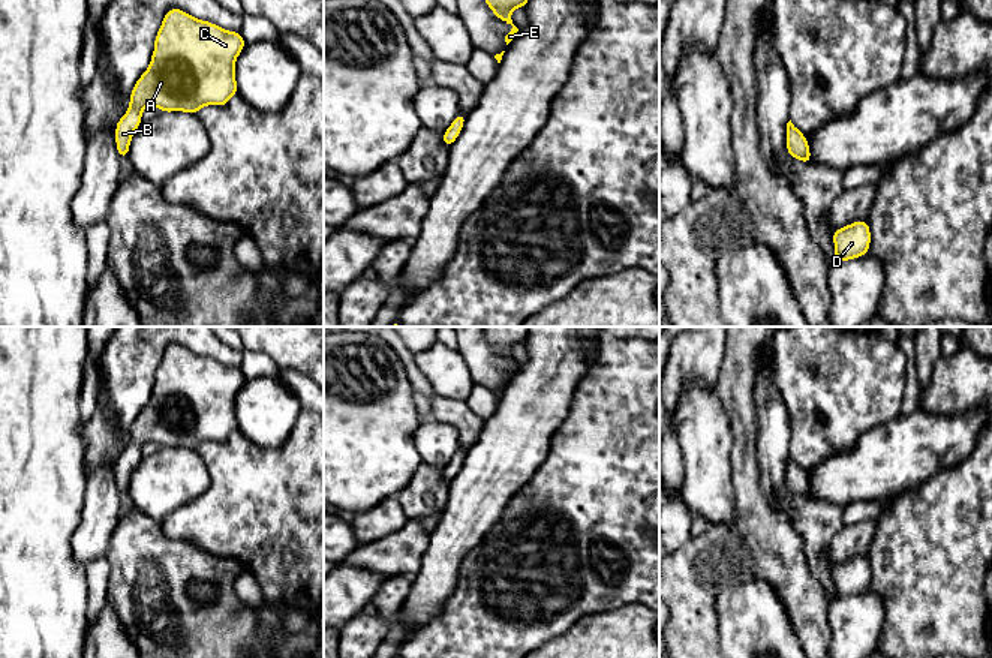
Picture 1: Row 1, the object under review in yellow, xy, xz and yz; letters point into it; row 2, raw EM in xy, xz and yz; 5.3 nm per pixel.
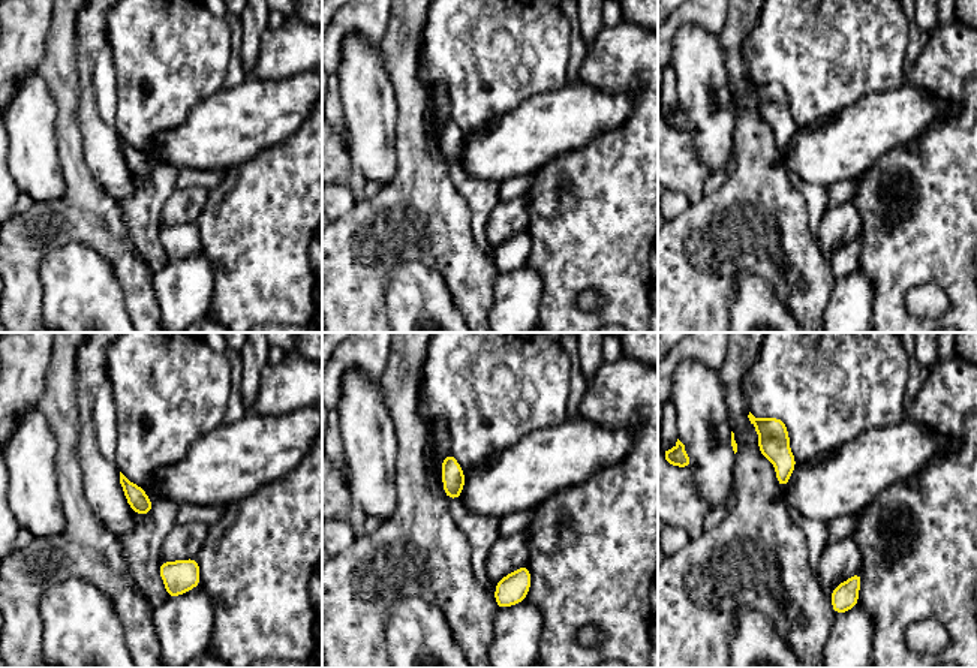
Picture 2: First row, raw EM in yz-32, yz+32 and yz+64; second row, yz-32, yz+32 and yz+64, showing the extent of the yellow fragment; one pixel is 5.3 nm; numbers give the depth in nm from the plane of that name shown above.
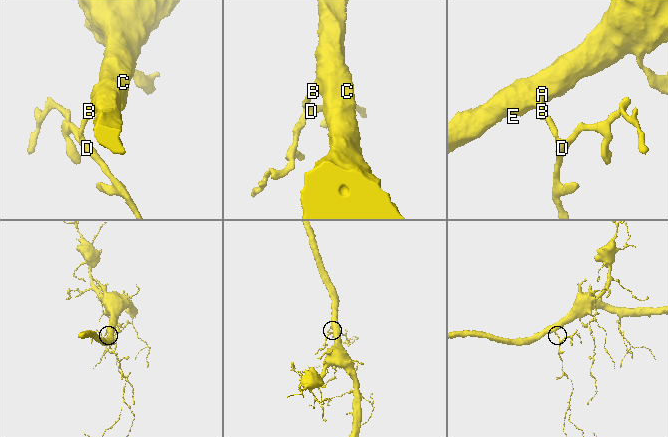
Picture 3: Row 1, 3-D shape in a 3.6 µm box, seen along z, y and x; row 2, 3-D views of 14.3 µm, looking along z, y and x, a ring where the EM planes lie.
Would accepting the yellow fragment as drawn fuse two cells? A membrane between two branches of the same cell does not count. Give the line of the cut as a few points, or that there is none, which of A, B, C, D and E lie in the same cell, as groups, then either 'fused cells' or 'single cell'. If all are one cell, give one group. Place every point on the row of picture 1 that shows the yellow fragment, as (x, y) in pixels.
no cut; A B C D E; single cell

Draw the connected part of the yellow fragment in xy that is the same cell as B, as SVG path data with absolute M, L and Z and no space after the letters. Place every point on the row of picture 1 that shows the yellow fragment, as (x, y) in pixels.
M169 9L154 37L150 66L133 85L129 108L115 124L118 156L127 157L145 106L189 114L207 105L225 106L238 93L235 60L244 46L240 30L229 31Z

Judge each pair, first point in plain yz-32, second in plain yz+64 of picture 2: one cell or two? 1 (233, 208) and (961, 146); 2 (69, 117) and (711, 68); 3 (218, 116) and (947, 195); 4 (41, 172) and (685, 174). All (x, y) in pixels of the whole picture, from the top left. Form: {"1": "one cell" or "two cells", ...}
{"1": "one cell", "2": "two cells", "3": "two cells", "4": "two cells"}

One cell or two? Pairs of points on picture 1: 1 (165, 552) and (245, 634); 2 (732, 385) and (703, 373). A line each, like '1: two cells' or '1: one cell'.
1: one cell
2: two cells

